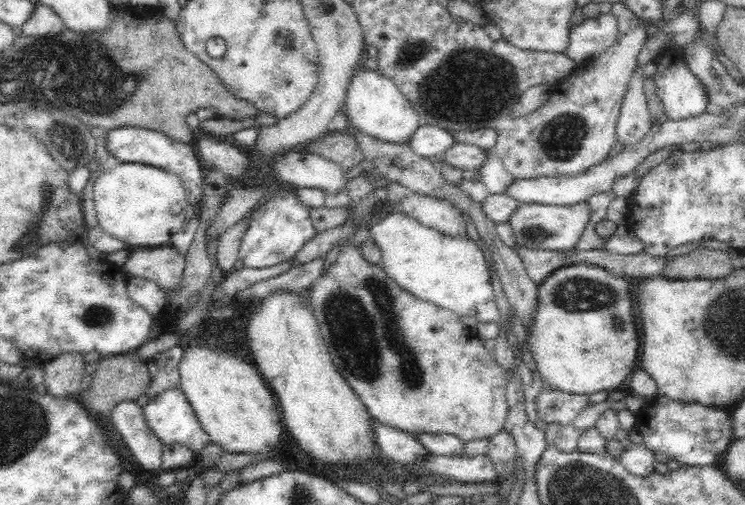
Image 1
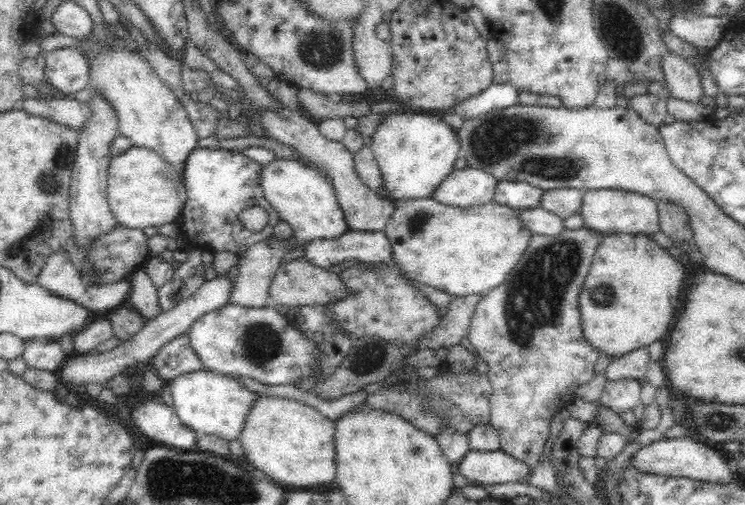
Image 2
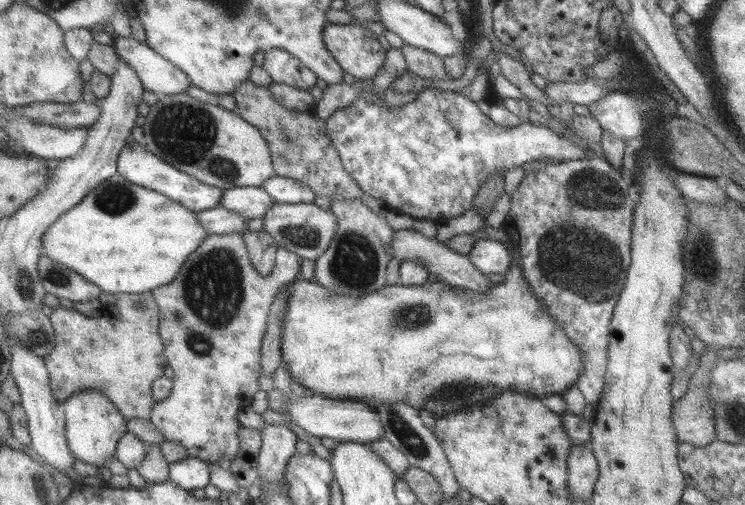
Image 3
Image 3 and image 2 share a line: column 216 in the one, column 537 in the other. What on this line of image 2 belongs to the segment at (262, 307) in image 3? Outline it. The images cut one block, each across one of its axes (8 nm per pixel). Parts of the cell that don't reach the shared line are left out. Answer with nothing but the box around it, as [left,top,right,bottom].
[470,227,602,466]

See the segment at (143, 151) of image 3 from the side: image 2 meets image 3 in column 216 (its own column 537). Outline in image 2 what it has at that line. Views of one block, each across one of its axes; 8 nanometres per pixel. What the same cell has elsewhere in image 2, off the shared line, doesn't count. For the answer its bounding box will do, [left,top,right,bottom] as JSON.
[494,181,543,209]

